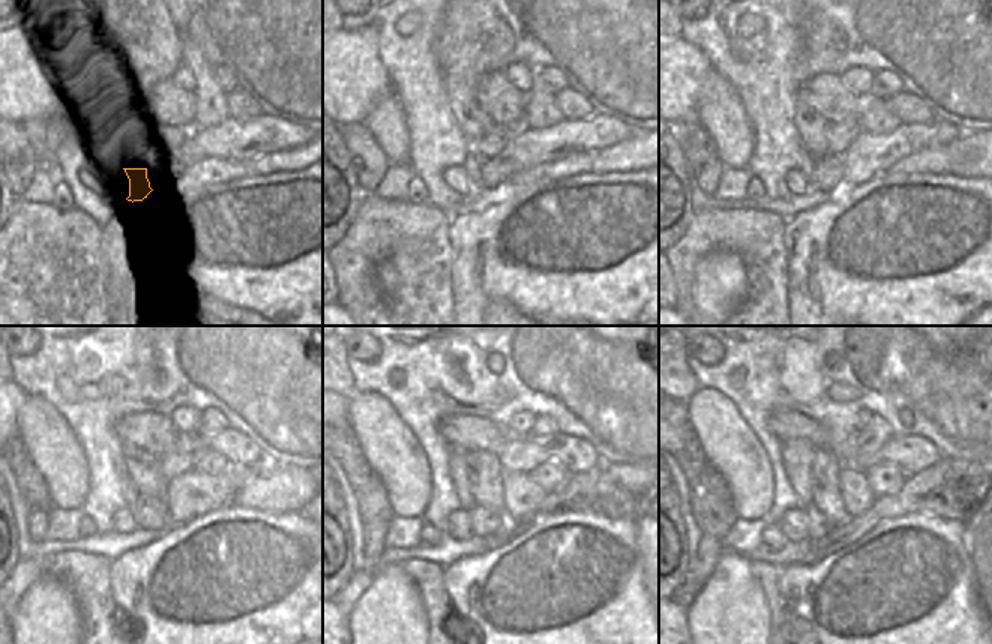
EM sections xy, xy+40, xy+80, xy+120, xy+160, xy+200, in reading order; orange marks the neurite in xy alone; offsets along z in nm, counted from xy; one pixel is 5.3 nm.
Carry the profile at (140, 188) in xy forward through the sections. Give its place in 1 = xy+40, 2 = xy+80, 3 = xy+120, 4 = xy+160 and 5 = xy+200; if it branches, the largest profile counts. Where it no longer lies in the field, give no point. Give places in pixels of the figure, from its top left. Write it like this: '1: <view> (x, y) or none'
1: xy+40 (471, 168)
2: xy+80 (809, 162)
3: xy+120 (129, 493)
4: xy+160 (458, 466)
5: xy+200 (797, 455)

